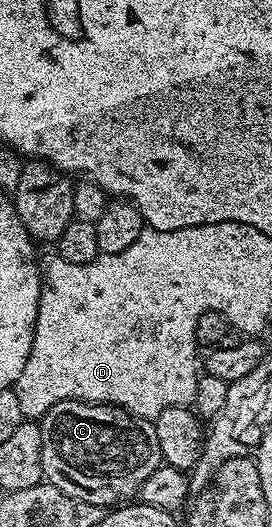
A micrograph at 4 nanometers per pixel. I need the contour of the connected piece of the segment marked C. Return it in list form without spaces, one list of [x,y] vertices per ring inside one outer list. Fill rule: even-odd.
[[[69,398],[66,402],[50,408],[39,419],[39,425],[43,436],[41,463],[44,481],[59,488],[59,492],[67,492],[67,496],[78,498],[92,506],[113,508],[132,499],[143,482],[163,462],[154,423],[148,418],[137,418],[128,414],[119,406],[76,402],[74,398]]]

